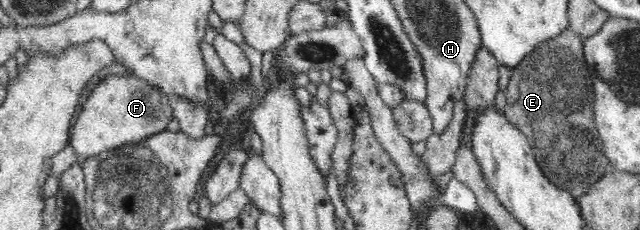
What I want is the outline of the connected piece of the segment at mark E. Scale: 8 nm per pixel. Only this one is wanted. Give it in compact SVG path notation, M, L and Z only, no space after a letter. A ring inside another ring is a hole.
M569 29L561 38L533 51L519 66L513 67L507 88L503 91L505 104L501 109L502 116L528 139L537 163L550 181L562 190L572 192L576 198L585 195L601 174L610 169L610 165L605 164L605 151L597 151L597 147L589 143L589 139L597 139L597 131L593 131L594 91L589 83L591 69L583 57L582 41Z

